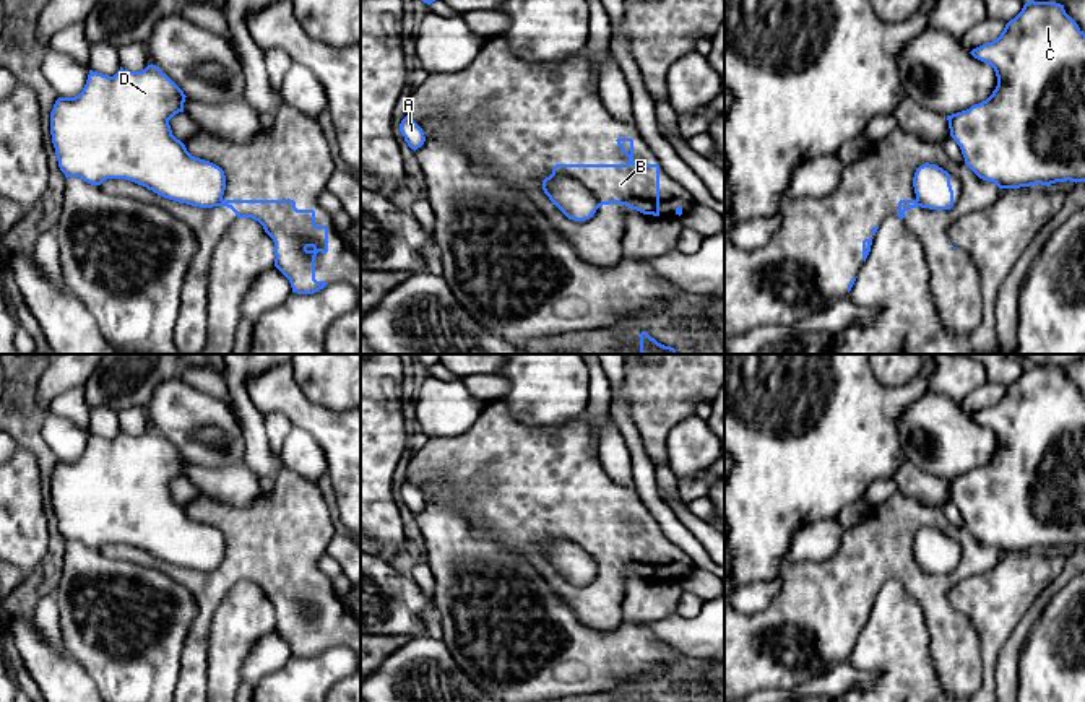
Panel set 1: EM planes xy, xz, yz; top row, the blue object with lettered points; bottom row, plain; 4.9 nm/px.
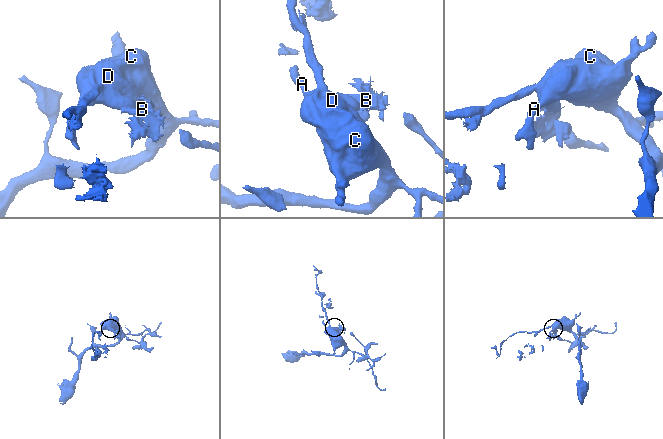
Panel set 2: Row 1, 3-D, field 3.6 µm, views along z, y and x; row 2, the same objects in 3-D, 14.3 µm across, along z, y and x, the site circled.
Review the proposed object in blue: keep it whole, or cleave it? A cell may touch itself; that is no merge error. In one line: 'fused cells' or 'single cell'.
fused cells

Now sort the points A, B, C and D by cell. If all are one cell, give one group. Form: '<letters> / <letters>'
A C D / B

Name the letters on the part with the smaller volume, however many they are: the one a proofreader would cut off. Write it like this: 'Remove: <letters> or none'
Remove: B

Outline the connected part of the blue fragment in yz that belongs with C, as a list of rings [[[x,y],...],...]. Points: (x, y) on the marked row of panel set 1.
[[[1027,2],[997,39],[970,54],[994,68],[997,86],[986,101],[947,115],[950,136],[960,146],[965,164],[999,188],[1085,182],[1085,32],[1066,13],[1064,5]]]

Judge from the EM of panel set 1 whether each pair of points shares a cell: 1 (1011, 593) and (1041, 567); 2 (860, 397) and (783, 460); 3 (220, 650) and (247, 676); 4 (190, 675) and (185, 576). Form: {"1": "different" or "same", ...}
{"1": "same", "2": "same", "3": "different", "4": "same"}

